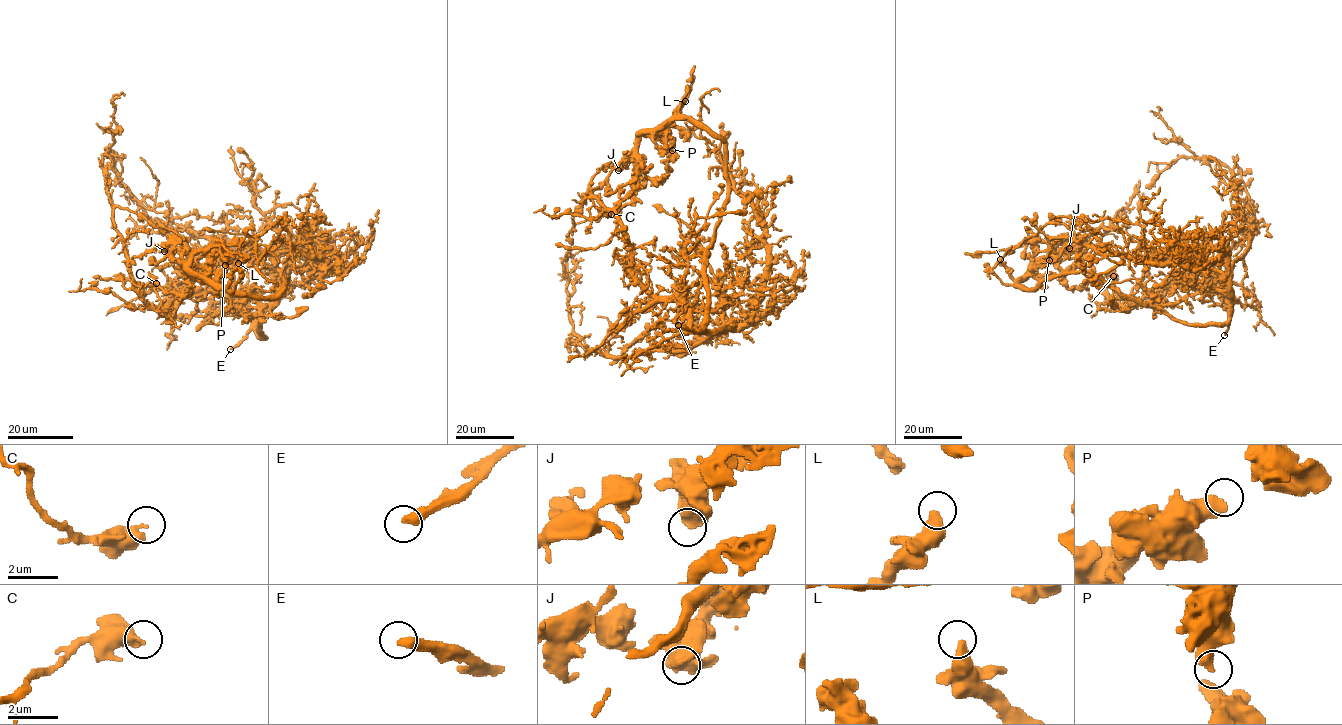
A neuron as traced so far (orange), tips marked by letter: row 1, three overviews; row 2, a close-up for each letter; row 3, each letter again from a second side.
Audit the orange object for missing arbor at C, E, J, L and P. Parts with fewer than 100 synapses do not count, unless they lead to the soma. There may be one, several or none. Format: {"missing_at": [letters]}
{"missing_at": ["E"]}

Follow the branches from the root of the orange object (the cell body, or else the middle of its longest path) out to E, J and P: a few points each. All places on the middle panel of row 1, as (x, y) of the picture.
E: (705, 314), (705, 325), (701, 329), (690, 331), (678, 325)
J: (705, 314), (705, 255), (727, 194), (727, 144), (687, 120), (665, 121), (637, 137), (618, 170)
P: (705, 314), (705, 255), (727, 194), (727, 144), (708, 129), (687, 120), (672, 119), (666, 127), (672, 150)

